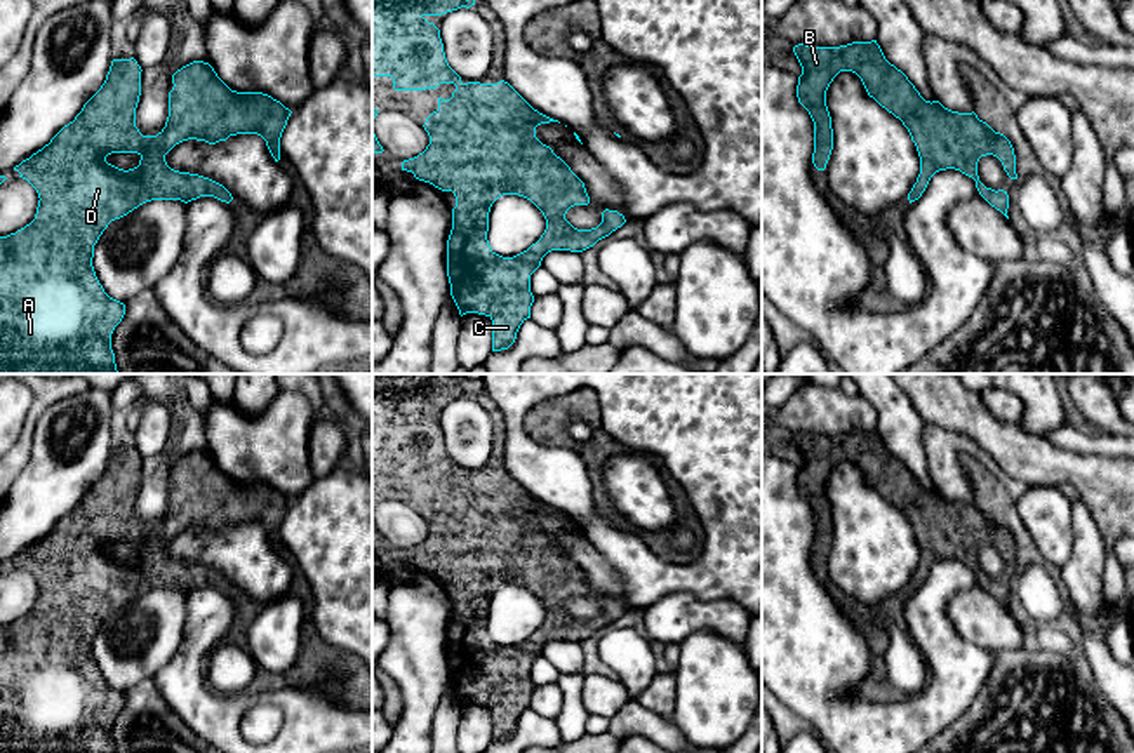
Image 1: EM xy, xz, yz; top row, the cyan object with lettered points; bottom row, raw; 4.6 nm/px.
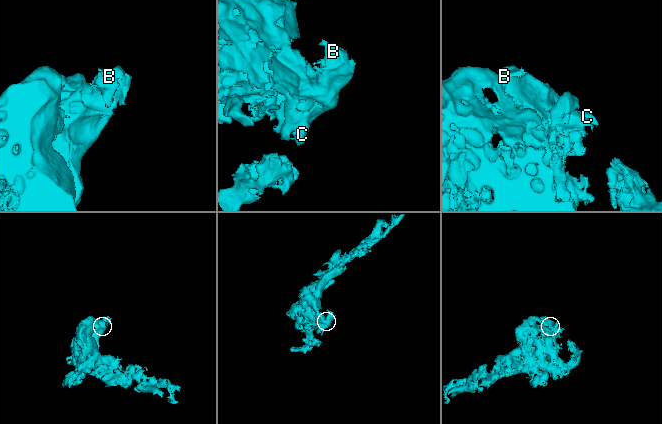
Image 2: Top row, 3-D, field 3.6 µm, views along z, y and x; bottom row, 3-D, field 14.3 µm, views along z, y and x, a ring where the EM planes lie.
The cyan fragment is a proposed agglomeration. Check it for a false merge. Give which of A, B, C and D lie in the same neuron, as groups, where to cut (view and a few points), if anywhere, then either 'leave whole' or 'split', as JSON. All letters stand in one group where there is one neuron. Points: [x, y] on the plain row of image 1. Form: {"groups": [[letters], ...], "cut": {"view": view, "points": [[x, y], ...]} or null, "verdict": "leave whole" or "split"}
{"groups": [["A", "B", "C", "D"]], "cut": null, "verdict": "leave whole"}

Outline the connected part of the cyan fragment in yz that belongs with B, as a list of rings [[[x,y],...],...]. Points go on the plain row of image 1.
[[[877,430],[840,436],[798,433],[793,442],[802,456],[797,487],[814,511],[812,553],[824,560],[833,539],[831,506],[826,480],[840,461],[856,463],[868,485],[892,503],[908,518],[920,546],[920,563],[910,593],[925,581],[931,567],[946,558],[960,560],[976,570],[979,584],[1007,609],[1009,584],[986,577],[977,565],[981,546],[997,546],[1011,569],[1017,569],[1011,530],[972,503],[958,503],[939,490],[925,490],[908,466],[891,454]]]

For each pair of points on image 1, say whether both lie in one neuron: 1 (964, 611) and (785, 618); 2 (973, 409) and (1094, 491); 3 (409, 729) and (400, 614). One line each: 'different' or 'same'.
1: different
2: same
3: same

